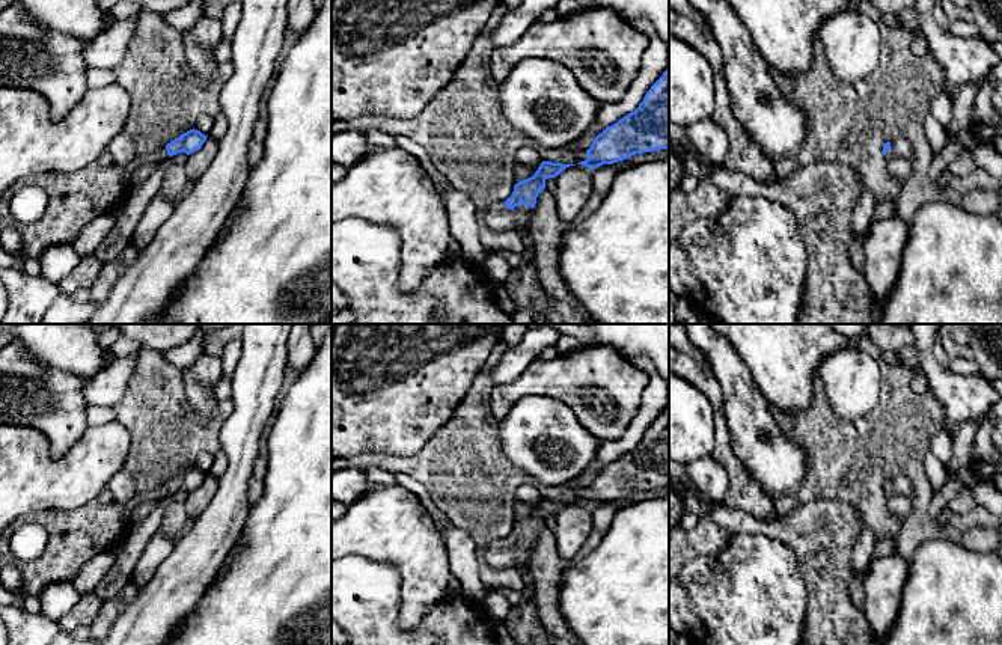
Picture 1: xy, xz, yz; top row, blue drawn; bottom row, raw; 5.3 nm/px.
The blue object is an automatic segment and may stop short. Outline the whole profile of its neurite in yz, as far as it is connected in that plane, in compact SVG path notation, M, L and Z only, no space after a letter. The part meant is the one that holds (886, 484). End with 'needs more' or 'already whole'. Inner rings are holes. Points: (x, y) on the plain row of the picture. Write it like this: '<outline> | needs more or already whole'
M898 473L892 479L884 481L881 491L887 497L903 494L915 499L912 482L903 473Z | needs more

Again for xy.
M190 467L184 470L182 473L176 475L170 481L167 481L164 485L160 485L158 488L149 491L149 493L136 493L131 503L139 505L145 500L160 500L164 494L176 493L179 490L185 490L187 493L199 488L202 482L205 481L208 473L202 472L197 467Z | needs more

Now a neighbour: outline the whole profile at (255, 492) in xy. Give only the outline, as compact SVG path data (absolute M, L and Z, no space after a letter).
M252 476L249 481L249 490L247 490L247 497L250 500L250 503L256 503L259 502L259 499L264 494L264 484L261 479Z

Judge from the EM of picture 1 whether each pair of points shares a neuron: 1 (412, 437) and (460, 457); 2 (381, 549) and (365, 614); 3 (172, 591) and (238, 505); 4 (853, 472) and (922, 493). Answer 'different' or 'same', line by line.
1: different
2: different
3: same
4: same

